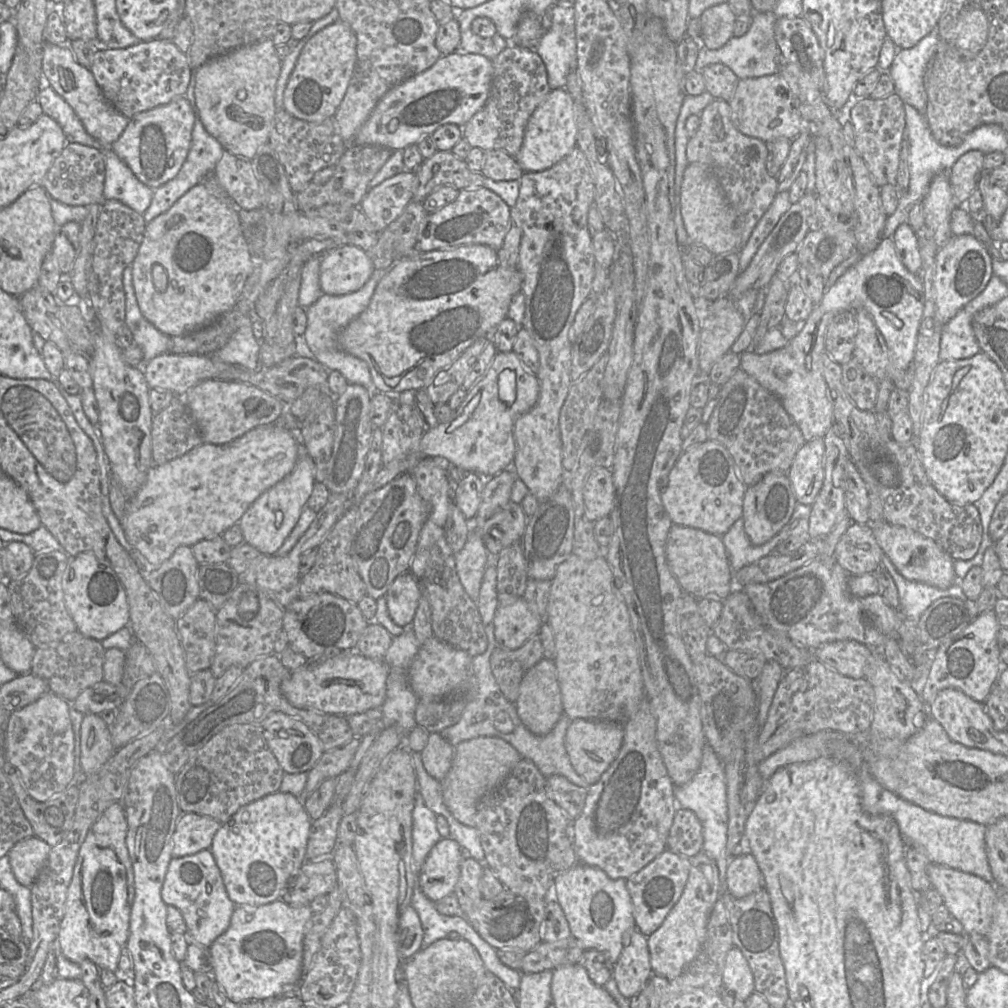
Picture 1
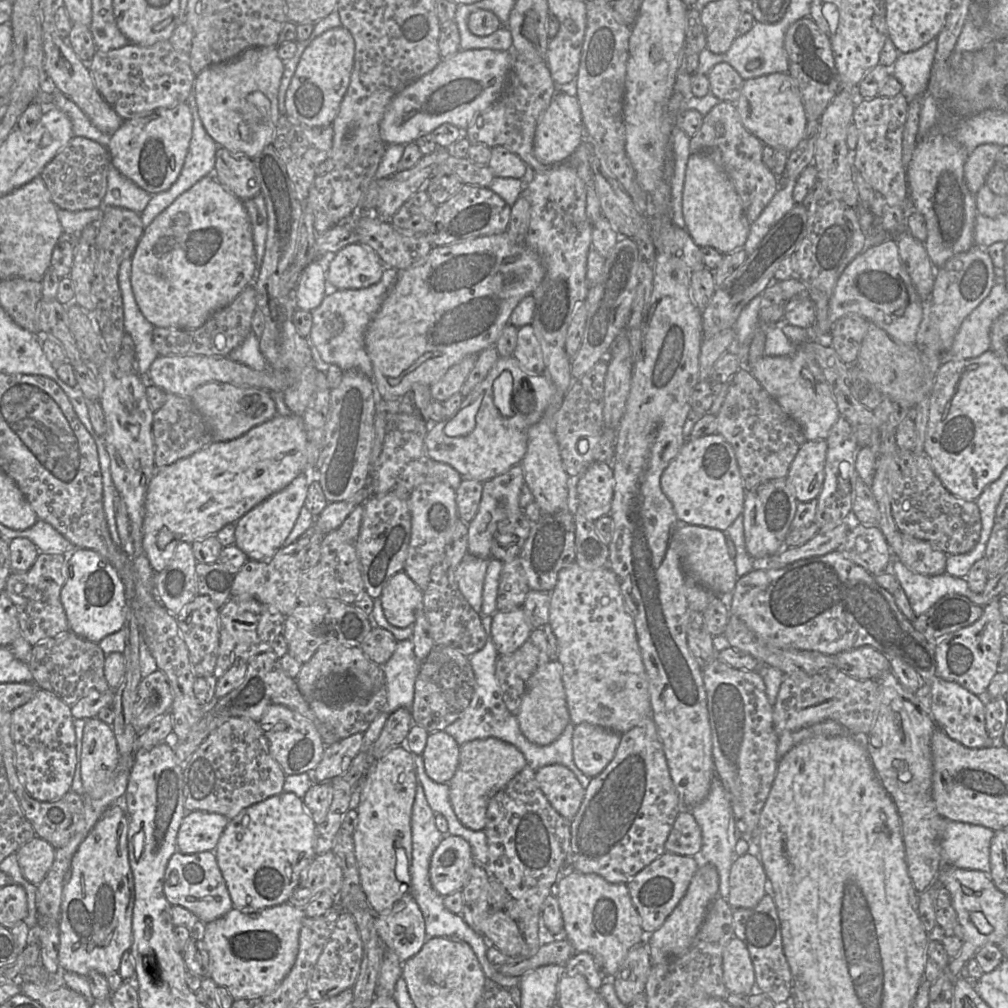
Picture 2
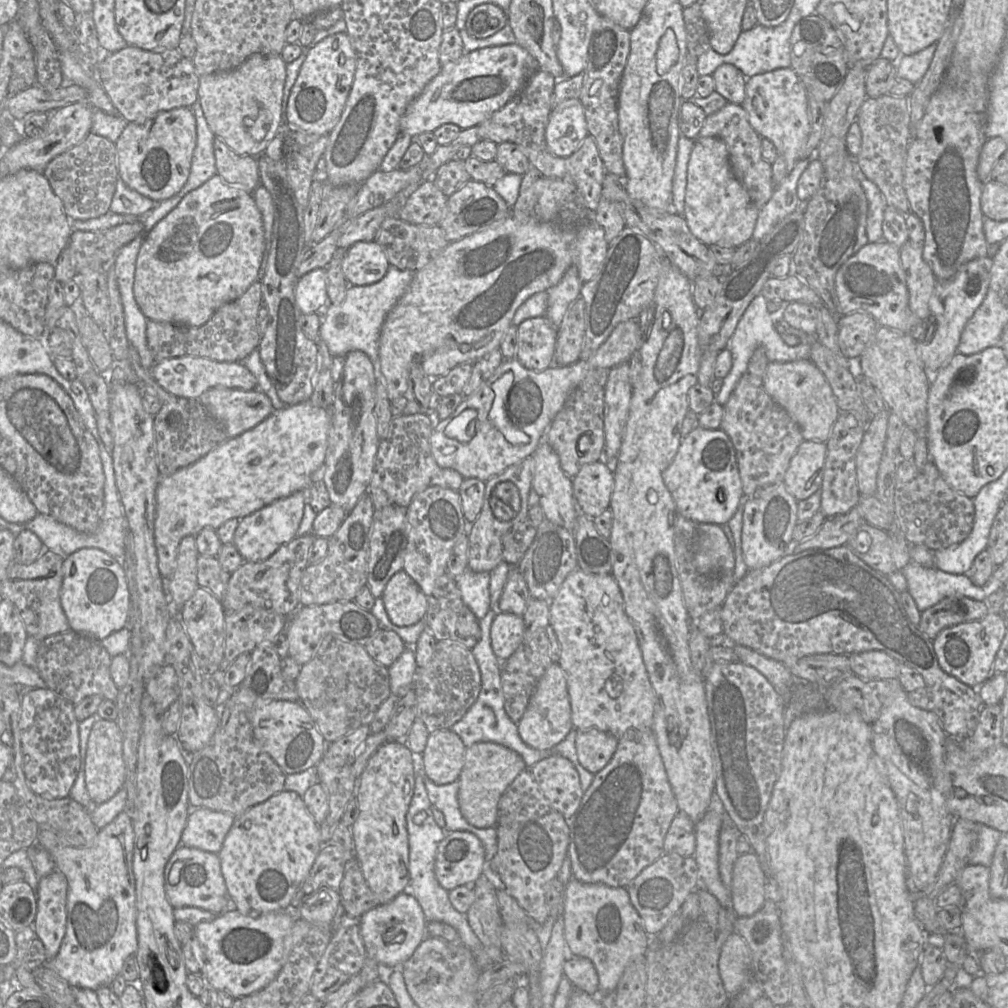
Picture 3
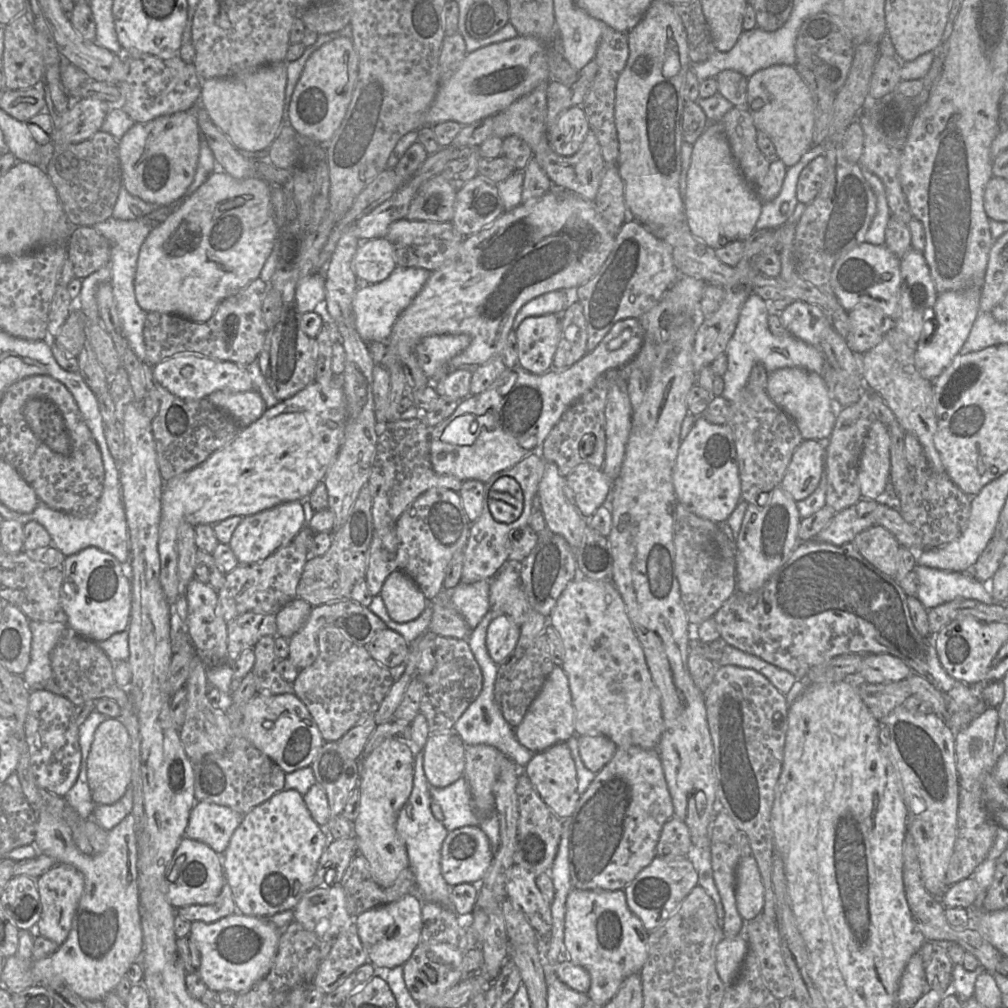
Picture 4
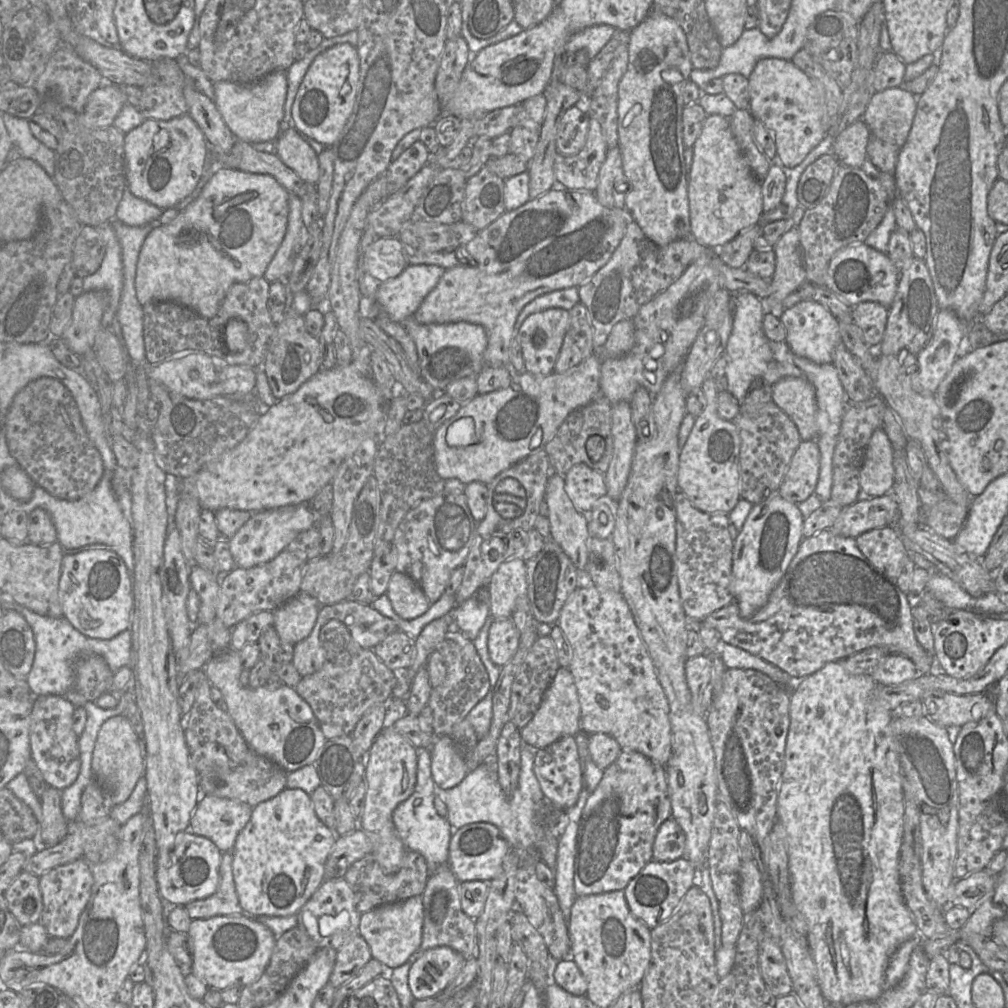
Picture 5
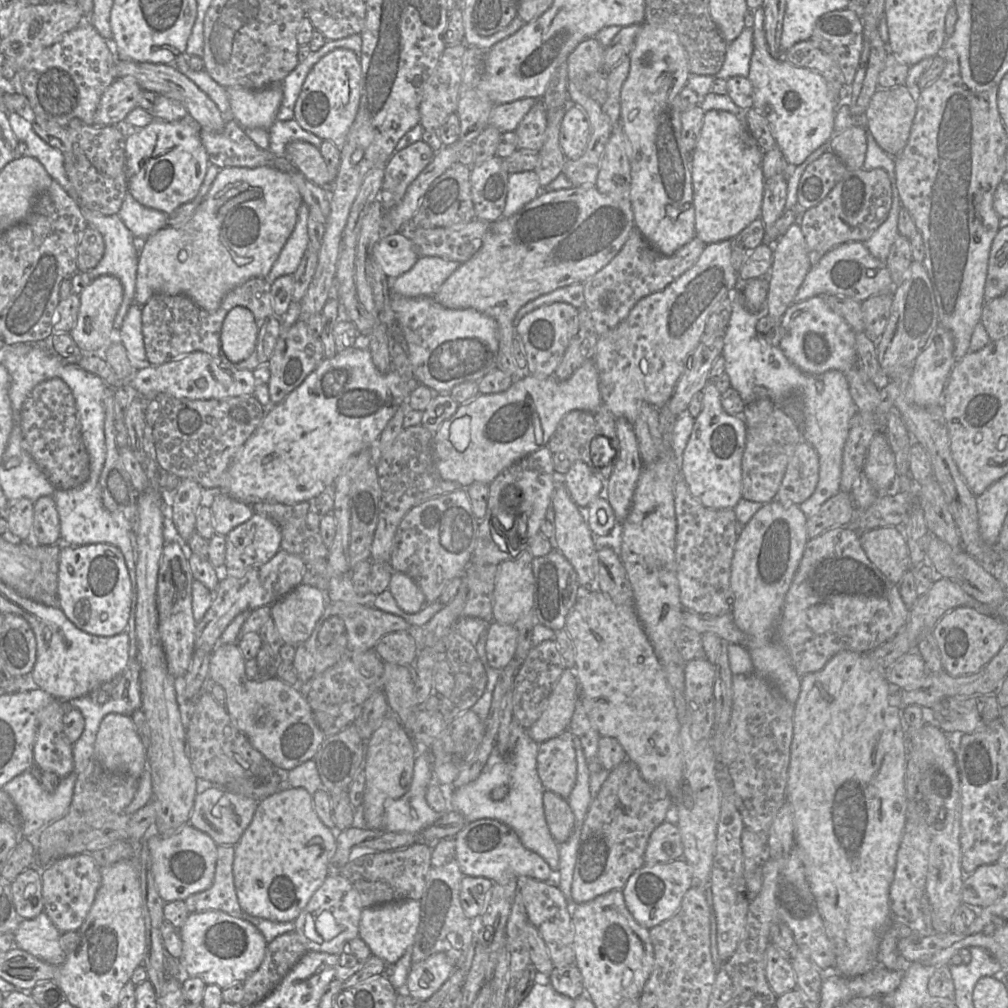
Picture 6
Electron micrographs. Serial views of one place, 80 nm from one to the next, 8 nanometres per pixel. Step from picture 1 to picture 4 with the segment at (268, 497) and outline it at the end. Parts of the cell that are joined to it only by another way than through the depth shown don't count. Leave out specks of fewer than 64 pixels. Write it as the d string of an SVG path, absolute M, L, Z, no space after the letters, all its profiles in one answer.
M301 501L281 503L273 508L243 517L235 528L228 543L239 564L255 564L265 560L279 548L292 543L294 537L305 526L304 510Z

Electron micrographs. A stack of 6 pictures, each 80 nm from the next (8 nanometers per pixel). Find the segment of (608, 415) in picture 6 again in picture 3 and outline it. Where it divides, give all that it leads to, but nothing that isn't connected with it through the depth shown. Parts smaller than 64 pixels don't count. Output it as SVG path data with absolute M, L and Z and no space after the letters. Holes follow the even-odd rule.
M606 368L591 371L568 396L544 435L544 441L557 453L562 470L570 478L576 476L585 464L604 458L604 395L609 371ZM582 435L591 439L591 447L585 455L580 455L577 449Z

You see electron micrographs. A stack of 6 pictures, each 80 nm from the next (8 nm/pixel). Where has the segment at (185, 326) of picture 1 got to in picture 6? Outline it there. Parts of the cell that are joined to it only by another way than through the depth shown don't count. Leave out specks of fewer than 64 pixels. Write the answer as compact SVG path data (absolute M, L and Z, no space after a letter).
M260 166L256 168L247 167L225 167L218 173L207 196L192 216L192 218L182 226L167 226L147 239L140 242L140 259L136 277L136 288L134 301L143 306L155 293L168 295L186 295L200 308L206 311L216 310L224 296L235 287L245 283L252 278L265 278L270 272L273 264L277 260L281 249L291 235L297 221L298 209L303 199L289 173L270 166Z

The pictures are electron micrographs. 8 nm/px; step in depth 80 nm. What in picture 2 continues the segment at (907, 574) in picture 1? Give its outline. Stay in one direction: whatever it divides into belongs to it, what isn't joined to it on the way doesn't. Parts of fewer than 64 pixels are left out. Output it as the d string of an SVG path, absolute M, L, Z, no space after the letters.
M902 535L902 547L899 553L895 553L898 559L910 571L937 576L946 573L947 554L931 543Z

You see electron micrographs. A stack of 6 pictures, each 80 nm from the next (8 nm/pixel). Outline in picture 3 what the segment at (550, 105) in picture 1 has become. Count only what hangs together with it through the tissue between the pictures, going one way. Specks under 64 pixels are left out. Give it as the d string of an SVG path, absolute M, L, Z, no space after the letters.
M571 98L551 111L545 129L549 151L558 157L568 157L580 146L588 135L582 104Z

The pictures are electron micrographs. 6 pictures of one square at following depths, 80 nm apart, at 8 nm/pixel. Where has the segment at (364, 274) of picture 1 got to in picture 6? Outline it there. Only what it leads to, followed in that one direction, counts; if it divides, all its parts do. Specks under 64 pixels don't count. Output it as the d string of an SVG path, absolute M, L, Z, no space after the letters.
M404 231L383 235L373 247L373 260L389 279L409 271L418 258L413 243Z

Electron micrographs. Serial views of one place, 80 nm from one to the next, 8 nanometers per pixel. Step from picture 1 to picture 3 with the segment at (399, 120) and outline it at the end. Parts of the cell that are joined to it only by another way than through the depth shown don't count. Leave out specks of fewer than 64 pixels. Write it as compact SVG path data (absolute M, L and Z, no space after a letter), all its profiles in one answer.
M517 43L489 46L464 53L457 61L441 67L440 72L425 86L421 94L409 104L400 122L401 134L417 136L423 132L433 132L446 123L455 124L461 129L478 126L511 100L537 70L537 61Z

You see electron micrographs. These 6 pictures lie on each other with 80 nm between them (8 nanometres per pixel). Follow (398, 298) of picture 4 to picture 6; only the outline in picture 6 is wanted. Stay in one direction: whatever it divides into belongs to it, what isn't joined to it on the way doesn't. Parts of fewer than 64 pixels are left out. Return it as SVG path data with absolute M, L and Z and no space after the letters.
M438 256L418 258L409 271L390 279L391 293L408 298L434 296L459 265Z

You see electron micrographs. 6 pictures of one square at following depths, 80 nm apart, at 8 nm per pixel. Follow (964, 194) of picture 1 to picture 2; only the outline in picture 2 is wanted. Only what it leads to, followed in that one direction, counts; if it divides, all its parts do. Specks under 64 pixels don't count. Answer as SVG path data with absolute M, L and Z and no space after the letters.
M983 144L969 153L964 165L964 177L971 193L976 194L986 184L986 178L996 165L1001 148L997 144Z

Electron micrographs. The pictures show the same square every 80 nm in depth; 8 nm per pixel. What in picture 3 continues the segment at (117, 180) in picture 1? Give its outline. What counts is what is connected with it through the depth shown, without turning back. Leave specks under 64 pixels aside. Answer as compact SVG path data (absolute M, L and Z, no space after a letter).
M119 178L116 185L116 192L110 206L110 212L143 217L146 213L153 210L156 204L152 199L129 188Z

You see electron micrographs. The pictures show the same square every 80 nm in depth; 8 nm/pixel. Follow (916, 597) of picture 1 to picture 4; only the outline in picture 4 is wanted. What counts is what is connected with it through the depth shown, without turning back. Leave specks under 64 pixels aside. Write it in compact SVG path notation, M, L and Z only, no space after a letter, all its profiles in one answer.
M916 564L918 576L917 598L930 610L955 599L973 599L985 604L994 604L992 594L985 589L984 583L969 573L951 572Z

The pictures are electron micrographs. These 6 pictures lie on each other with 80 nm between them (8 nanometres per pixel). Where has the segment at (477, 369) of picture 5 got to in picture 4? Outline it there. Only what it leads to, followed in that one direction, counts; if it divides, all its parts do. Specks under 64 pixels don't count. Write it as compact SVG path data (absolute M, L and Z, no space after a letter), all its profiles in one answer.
M466 334L428 336L416 344L415 354L425 375L435 383L450 372L451 359L470 343L471 338Z

